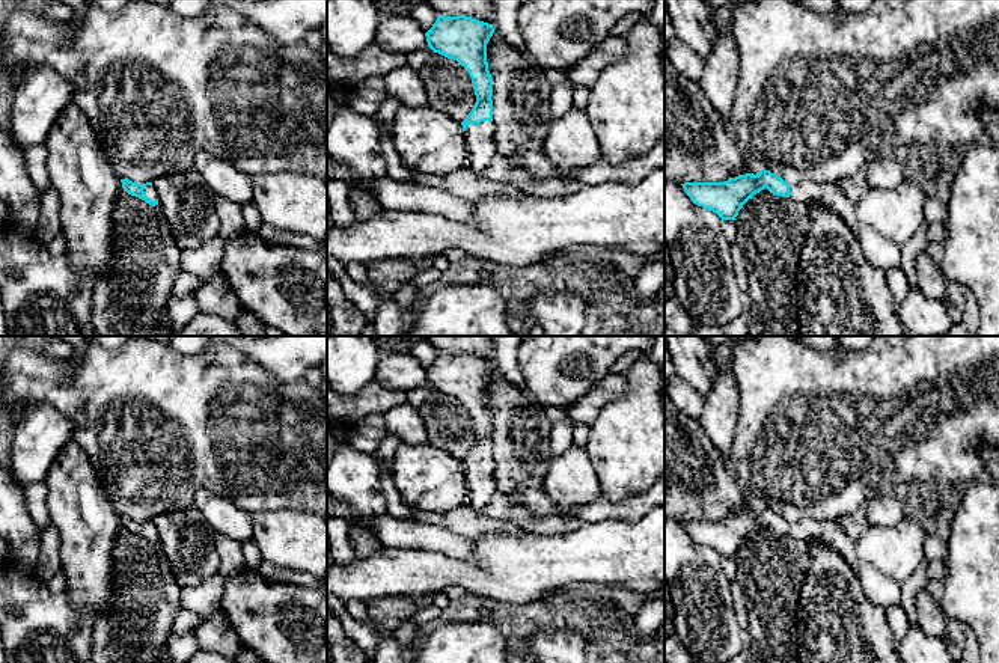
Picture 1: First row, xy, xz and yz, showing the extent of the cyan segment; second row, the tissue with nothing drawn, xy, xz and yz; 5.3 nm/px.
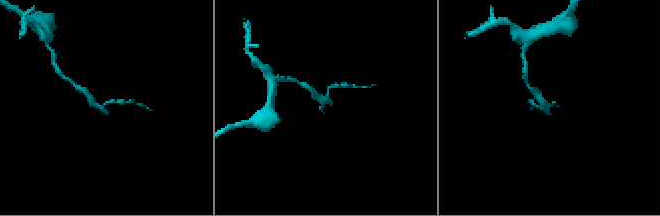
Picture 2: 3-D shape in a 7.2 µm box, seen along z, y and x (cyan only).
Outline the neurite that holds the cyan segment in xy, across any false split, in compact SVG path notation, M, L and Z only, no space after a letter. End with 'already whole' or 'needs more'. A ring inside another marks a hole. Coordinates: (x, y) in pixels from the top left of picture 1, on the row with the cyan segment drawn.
M121 179L121 182L124 191L127 191L128 194L142 199L152 206L158 205L158 196L155 188L152 187L152 182L137 184L130 179Z; needs more

